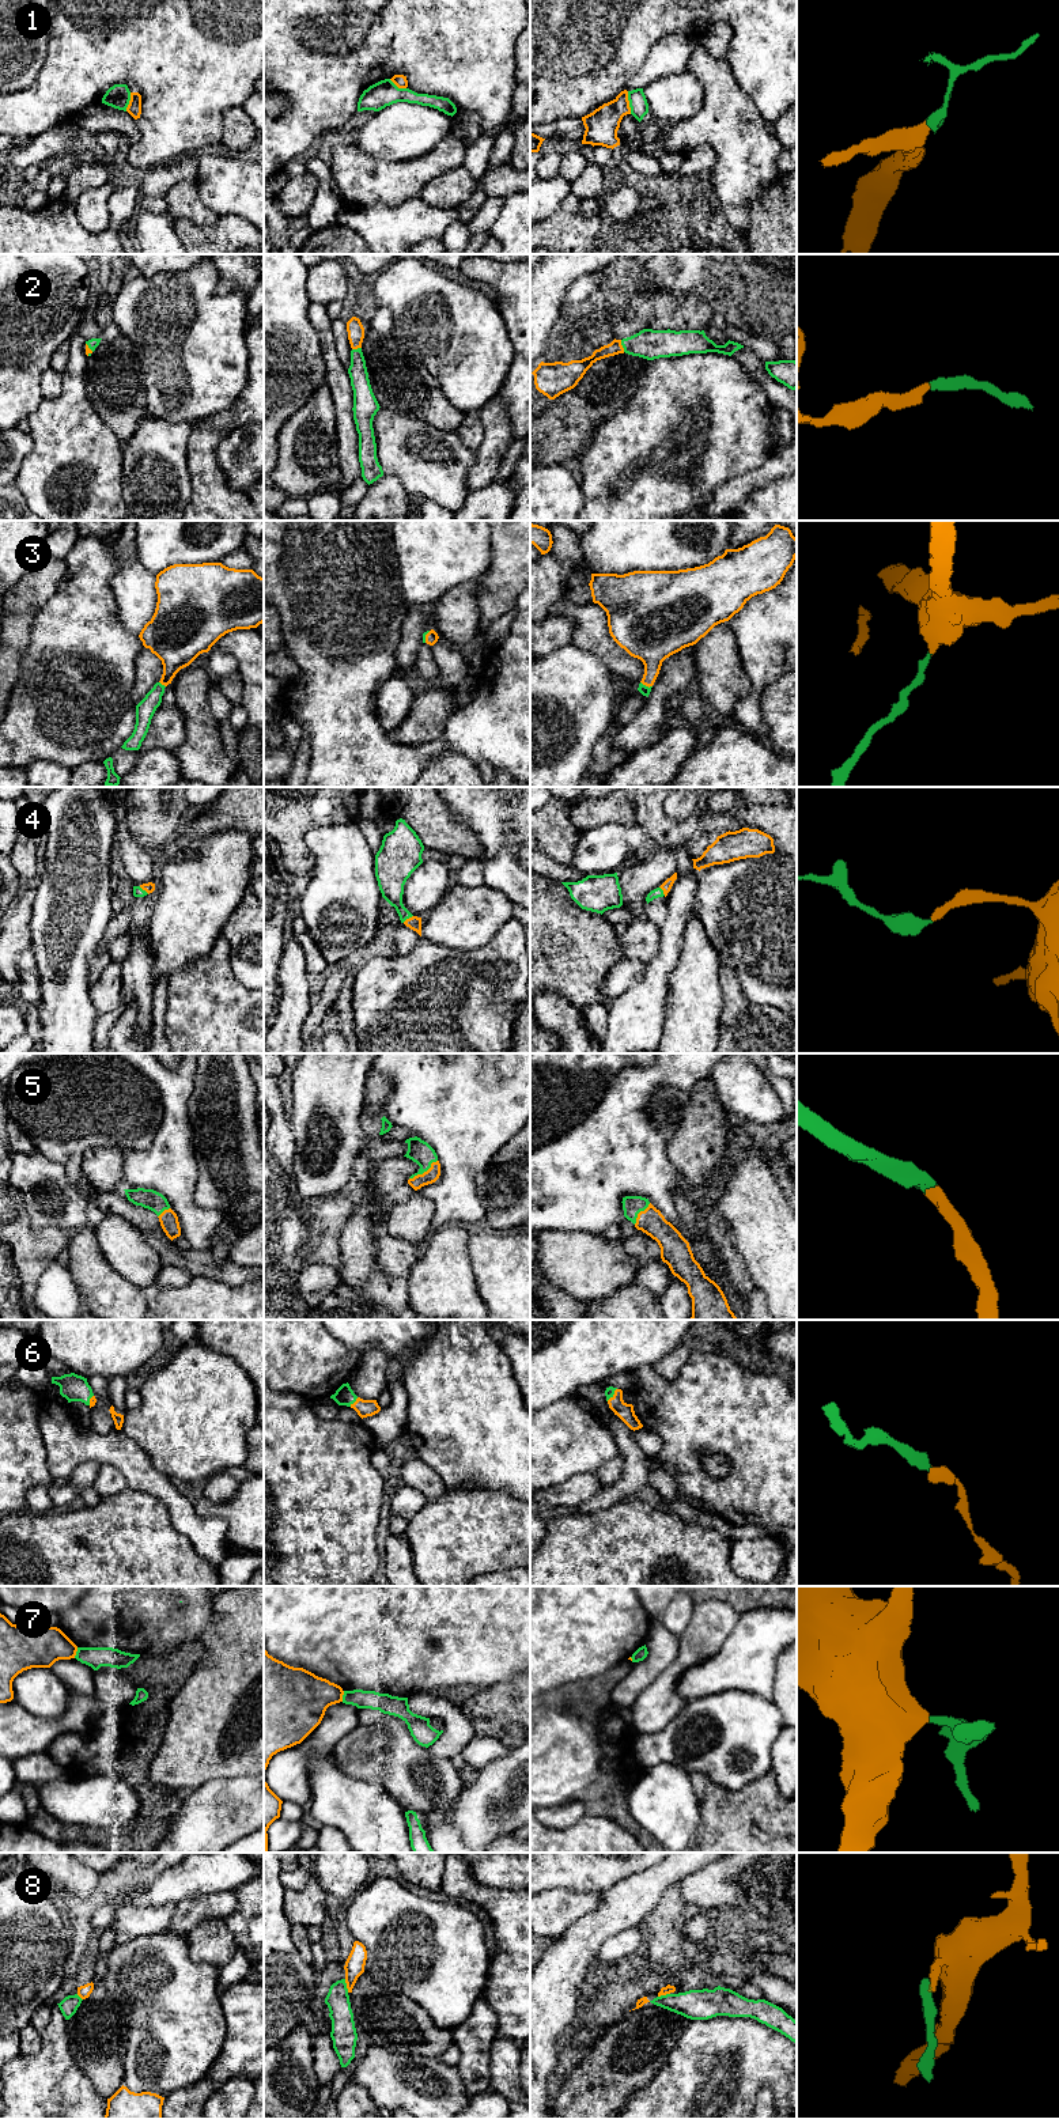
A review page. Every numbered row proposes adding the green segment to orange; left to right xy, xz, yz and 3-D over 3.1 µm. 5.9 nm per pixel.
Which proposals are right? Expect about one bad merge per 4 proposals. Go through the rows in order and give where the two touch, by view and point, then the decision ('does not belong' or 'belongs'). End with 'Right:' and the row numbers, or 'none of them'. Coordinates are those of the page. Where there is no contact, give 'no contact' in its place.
1: yz (628, 102) | does not belong
2: yz (621, 345) | belongs
3: yz (646, 685) | belongs
4: xz (407, 919) | belongs
5: xz (424, 1172) | belongs
6: xz (355, 1402) | belongs
7: xy (75, 1653) | does not belong
8: xz (347, 1986) | does not belong
Right: 2, 3, 4, 5, 6

